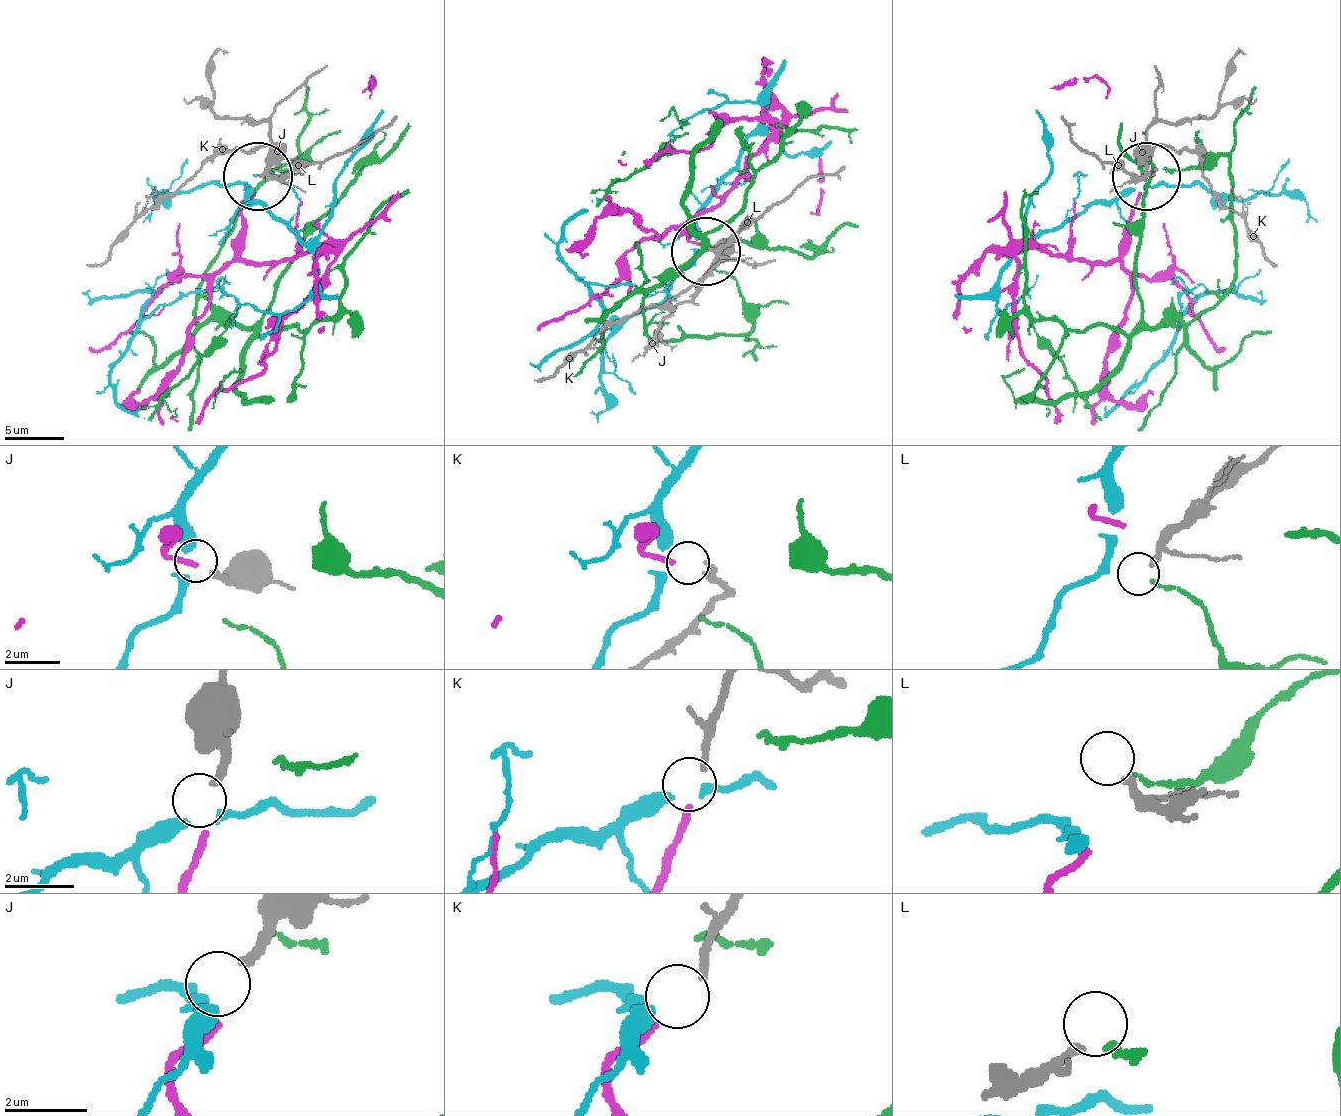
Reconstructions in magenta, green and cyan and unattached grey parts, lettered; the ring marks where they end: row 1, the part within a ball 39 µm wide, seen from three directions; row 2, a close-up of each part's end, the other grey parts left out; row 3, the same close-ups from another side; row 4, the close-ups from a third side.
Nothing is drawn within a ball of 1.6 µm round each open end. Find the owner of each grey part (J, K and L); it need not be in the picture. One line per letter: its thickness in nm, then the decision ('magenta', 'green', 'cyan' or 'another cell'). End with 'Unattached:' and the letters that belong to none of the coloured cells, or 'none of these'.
J: 240 nm thick; cyan
K: 190 nm thick; magenta
L: 160 nm thick; another cell
Unattached: L

